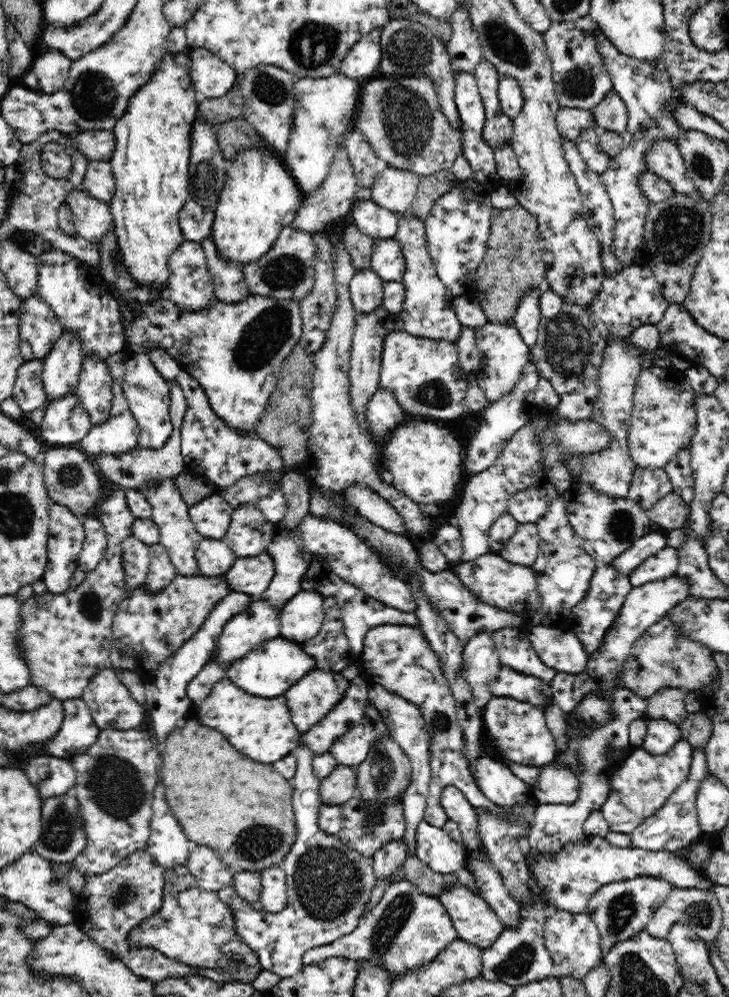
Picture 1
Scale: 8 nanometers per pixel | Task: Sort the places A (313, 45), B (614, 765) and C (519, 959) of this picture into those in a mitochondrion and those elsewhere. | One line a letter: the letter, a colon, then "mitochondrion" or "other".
A: mitochondrion
B: other
C: mitochondrion

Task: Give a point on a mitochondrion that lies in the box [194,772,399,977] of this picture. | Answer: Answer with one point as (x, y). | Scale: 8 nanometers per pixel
(327, 883)

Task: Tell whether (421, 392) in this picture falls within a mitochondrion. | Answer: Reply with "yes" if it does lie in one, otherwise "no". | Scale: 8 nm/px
yes

